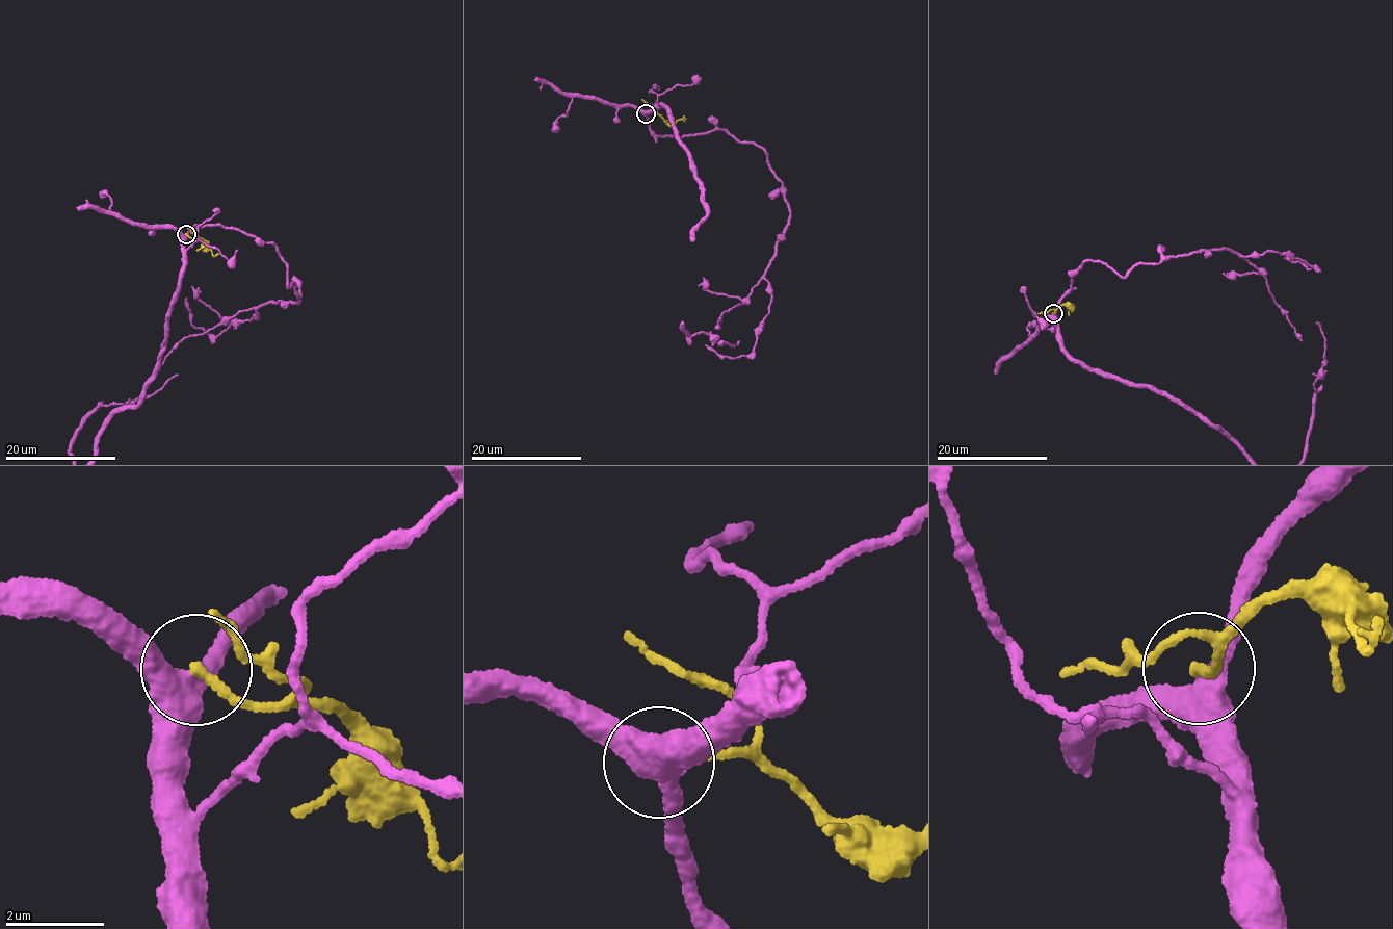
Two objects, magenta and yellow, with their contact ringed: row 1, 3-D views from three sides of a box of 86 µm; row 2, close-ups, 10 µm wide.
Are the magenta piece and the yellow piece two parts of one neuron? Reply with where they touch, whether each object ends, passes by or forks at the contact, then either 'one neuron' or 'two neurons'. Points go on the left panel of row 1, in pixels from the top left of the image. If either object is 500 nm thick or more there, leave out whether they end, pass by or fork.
at (186, 234); magenta passes by; yellow ends there; two neurons

